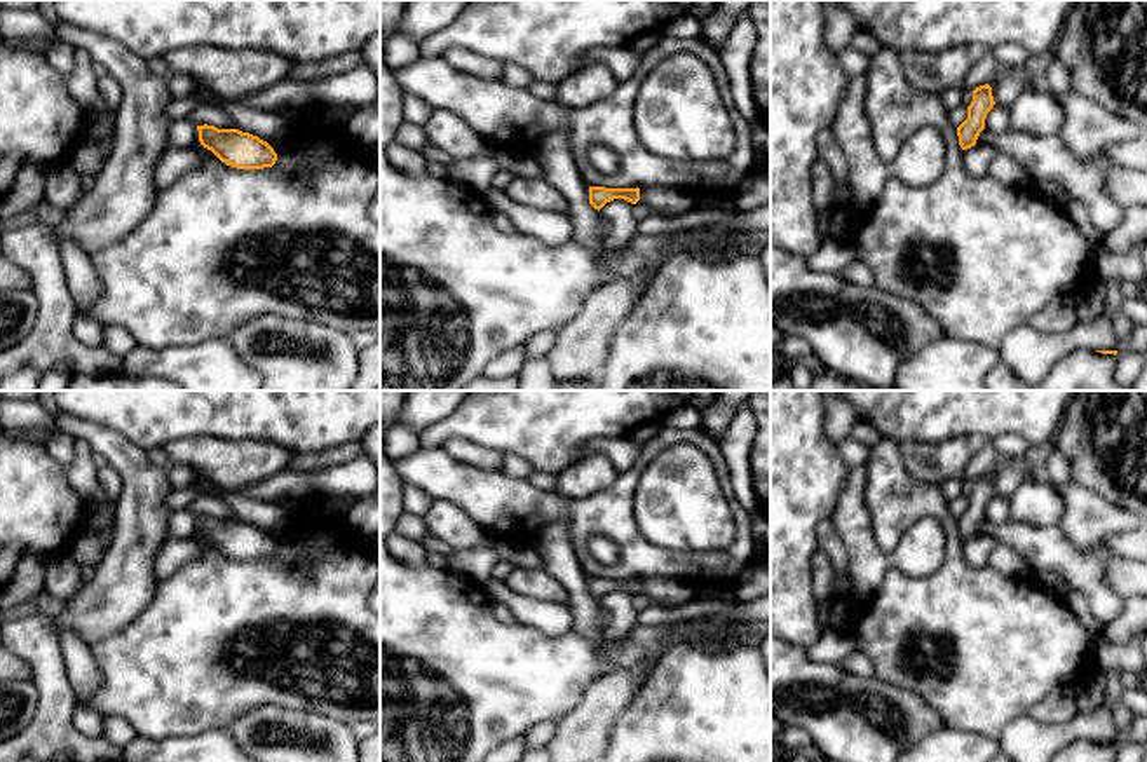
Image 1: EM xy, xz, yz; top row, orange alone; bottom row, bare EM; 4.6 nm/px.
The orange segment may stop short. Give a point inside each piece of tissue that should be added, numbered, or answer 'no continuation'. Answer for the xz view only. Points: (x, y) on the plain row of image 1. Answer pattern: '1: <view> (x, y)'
no continuation

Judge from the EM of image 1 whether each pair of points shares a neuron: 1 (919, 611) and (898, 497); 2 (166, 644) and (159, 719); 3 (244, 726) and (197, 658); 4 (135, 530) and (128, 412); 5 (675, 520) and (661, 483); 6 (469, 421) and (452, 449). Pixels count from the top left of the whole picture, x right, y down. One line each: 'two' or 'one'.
1: one
2: one
3: two
4: two
5: one
6: two

